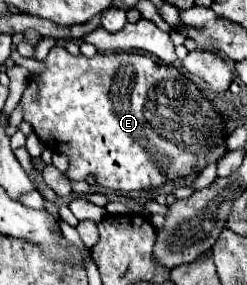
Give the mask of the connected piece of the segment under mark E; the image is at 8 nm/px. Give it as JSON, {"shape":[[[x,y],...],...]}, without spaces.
{"shape":[[[63,46],[51,48],[45,66],[47,70],[43,74],[31,78],[19,104],[23,108],[23,120],[33,126],[39,140],[49,150],[69,158],[67,176],[72,181],[93,176],[103,188],[123,192],[147,190],[201,172],[209,162],[217,162],[227,152],[223,116],[175,66],[159,64],[151,56],[137,52],[97,54],[93,58],[73,56]]]}

